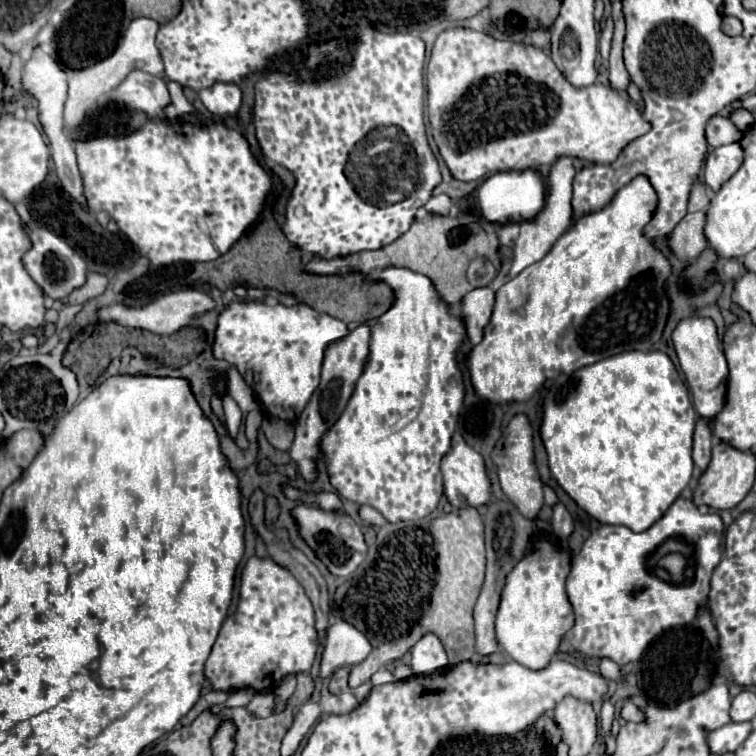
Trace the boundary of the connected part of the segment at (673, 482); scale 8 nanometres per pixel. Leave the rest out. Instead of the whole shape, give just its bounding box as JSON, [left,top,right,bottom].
[540,350,696,532]

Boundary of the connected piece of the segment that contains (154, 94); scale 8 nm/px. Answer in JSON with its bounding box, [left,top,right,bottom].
[118,72,170,120]

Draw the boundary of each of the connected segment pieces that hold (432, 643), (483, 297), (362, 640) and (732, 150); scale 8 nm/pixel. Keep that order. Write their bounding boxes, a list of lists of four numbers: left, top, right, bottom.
[[412,634,448,674],[460,286,494,344],[320,620,372,678],[704,142,744,192]]

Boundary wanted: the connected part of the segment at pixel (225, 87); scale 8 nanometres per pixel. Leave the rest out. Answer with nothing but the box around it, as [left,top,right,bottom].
[198,82,242,116]

